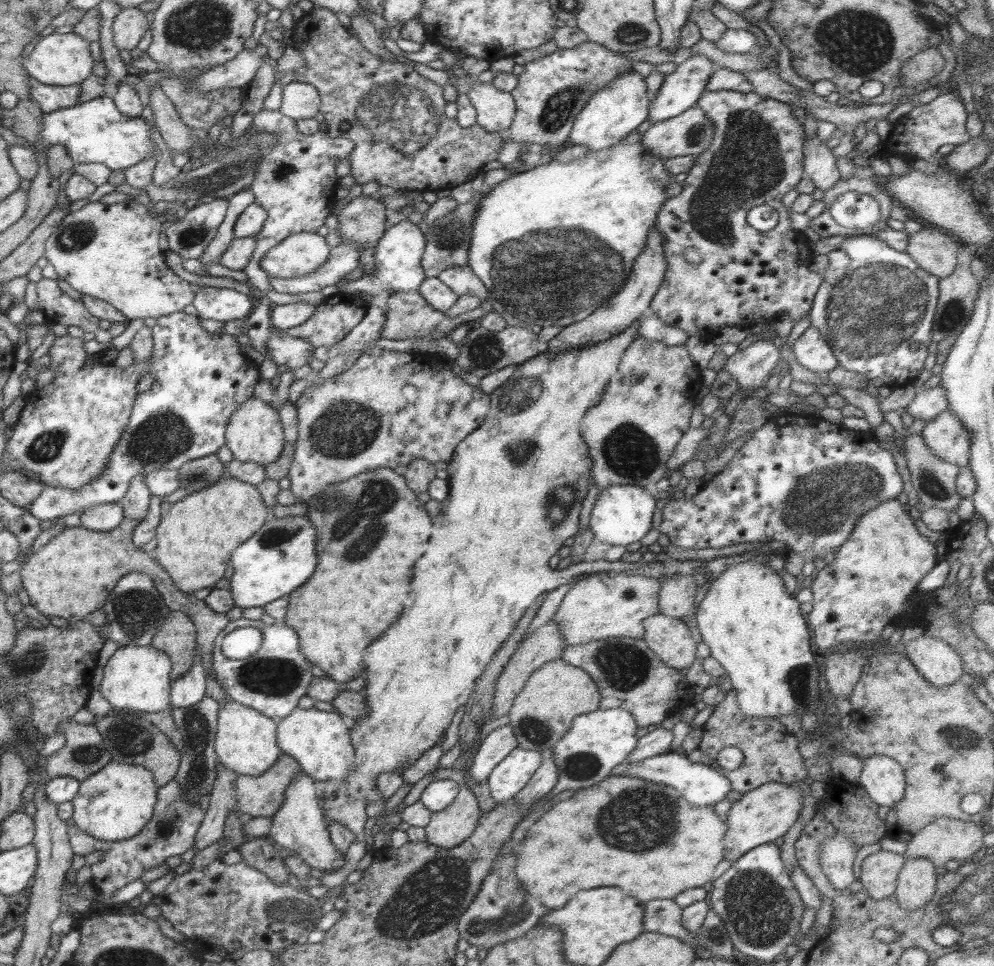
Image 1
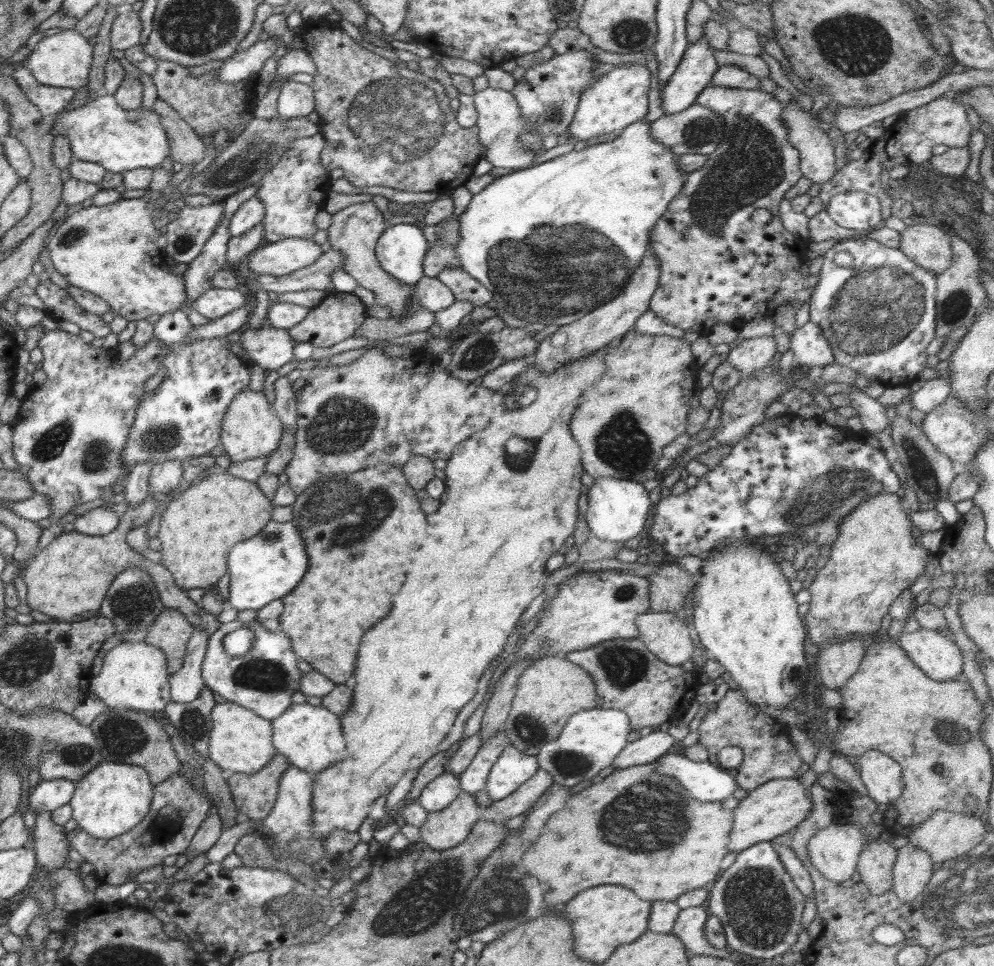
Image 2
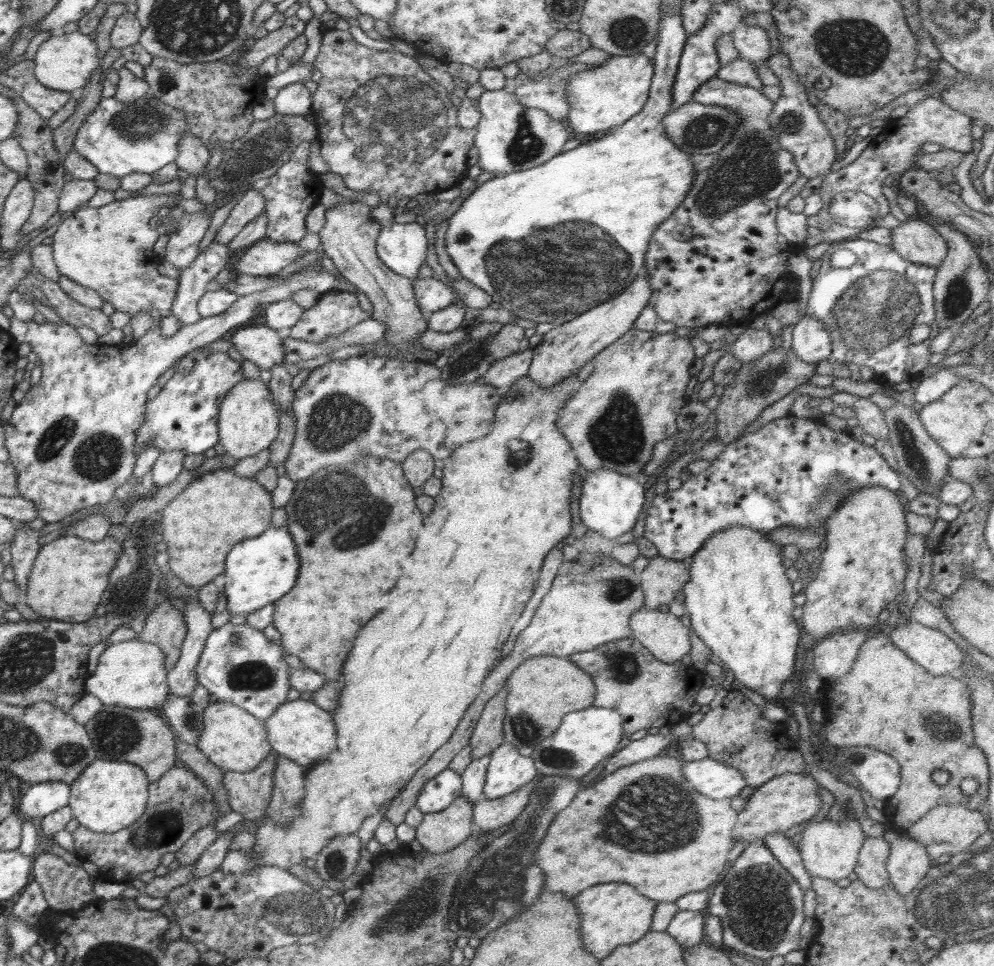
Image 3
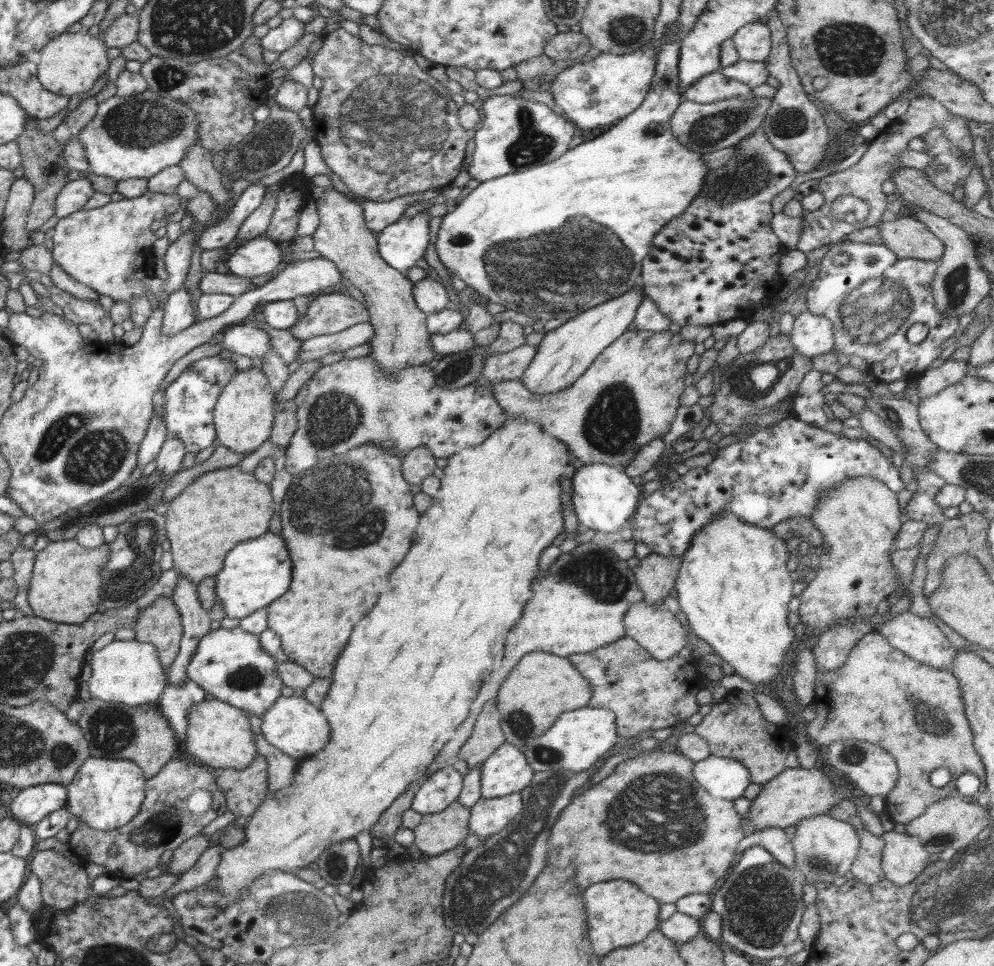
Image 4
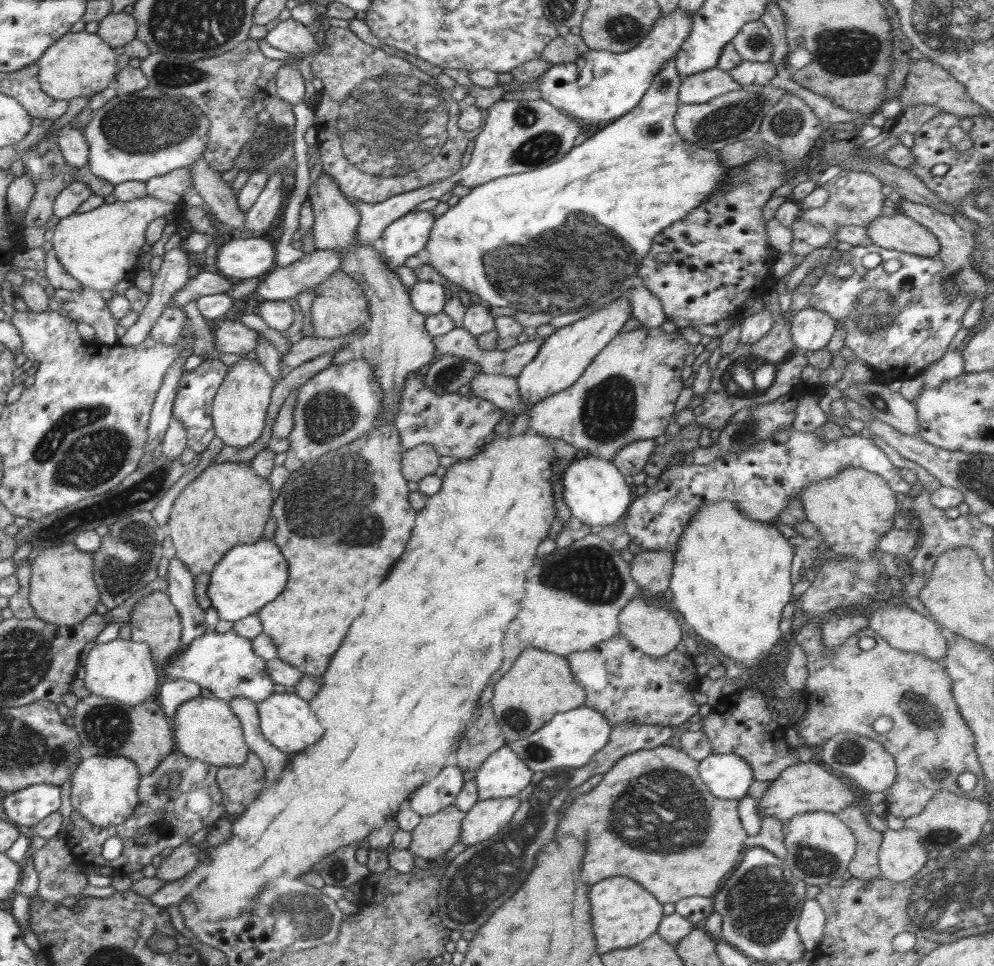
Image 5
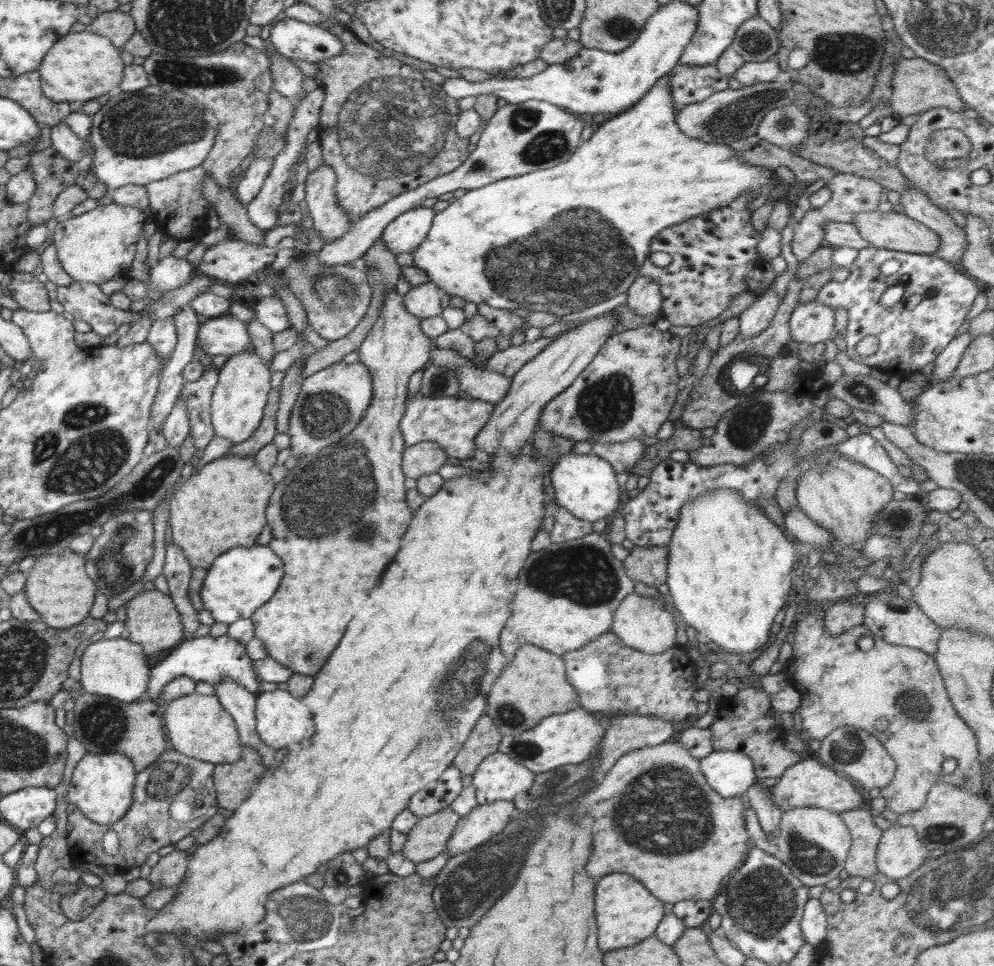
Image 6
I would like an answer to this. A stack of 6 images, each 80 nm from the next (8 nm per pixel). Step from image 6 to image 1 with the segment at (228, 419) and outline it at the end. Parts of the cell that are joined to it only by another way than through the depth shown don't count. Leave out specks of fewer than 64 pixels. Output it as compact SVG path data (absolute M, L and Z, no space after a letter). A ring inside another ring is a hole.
M254 396L245 400L231 414L225 437L225 444L232 451L234 459L253 462L263 467L272 464L280 456L286 441L277 407Z

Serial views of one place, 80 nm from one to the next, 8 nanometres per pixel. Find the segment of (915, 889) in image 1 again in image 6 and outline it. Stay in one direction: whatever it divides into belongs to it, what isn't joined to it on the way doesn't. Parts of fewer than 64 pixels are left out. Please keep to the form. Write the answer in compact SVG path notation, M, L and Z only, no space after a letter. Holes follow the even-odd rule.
M892 824L890 828L882 831L877 846L877 870L891 879L904 878L925 863L925 860L929 858L928 851L920 842L917 832L912 827Z

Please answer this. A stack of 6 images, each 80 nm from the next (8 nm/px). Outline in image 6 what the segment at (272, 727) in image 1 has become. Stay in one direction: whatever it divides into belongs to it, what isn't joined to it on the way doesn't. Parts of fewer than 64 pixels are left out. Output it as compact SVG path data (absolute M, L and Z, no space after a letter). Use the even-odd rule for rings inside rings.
M197 691L186 694L168 702L164 708L164 726L168 737L169 748L188 757L215 764L226 764L237 761L242 756L242 742L238 735L236 722L220 705L216 696L203 696Z

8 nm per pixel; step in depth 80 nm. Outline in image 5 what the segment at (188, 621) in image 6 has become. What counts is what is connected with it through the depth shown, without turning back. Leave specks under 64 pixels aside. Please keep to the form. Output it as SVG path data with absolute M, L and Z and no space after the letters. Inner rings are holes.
M172 557L167 568L168 589L165 592L171 603L176 607L181 620L181 653L199 636L205 633L205 610L200 608L196 600L194 576L189 568L178 559Z

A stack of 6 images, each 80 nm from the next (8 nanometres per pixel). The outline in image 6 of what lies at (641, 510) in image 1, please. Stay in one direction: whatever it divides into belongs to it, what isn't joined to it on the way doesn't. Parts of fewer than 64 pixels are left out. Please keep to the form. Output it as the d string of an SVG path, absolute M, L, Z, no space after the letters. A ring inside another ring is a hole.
M570 453L561 456L549 472L550 484L554 487L559 508L569 510L576 518L596 522L605 518L608 522L620 512L626 497L616 481L616 472L607 460L593 455Z

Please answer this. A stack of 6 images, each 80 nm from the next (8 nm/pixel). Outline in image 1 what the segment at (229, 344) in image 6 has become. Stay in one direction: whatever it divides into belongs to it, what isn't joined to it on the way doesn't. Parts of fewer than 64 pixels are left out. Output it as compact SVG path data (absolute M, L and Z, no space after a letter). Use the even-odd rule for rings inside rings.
M284 332L271 333L266 340L267 354L272 356L277 365L286 364L291 369L295 369L304 364L309 364L313 354L309 340L303 338L291 337Z

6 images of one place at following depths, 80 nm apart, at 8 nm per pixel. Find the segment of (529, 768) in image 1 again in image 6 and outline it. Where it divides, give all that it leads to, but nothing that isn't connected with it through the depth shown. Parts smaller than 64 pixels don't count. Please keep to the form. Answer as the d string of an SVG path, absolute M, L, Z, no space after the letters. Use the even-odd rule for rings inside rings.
M496 751L481 760L472 775L478 805L494 801L514 801L520 792L532 788L535 773L512 760L503 752Z

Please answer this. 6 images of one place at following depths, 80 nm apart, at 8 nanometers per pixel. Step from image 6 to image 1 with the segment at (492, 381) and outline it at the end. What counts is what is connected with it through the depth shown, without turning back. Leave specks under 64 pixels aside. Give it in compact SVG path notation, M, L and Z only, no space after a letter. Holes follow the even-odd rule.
M638 337L624 351L618 372L610 378L604 400L592 406L580 422L580 434L584 436L592 456L592 479L599 490L608 485L621 484L652 489L662 478L668 477L667 460L684 433L690 429L690 417L695 398L701 388L701 369L692 360L685 345L666 346L658 341Z

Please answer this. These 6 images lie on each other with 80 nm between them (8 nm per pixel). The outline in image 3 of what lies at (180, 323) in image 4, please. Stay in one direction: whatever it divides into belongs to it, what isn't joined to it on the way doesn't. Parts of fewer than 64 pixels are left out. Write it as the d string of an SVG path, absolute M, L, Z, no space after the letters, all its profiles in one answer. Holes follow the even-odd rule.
M212 242L204 252L182 271L170 313L182 325L194 324L201 319L197 309L199 298L212 287L217 274L226 269L232 254L229 248Z

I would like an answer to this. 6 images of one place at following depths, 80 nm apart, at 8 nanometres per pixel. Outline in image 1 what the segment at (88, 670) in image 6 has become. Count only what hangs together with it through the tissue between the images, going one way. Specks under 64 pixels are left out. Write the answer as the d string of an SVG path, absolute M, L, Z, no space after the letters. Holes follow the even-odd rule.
M120 646L104 666L100 694L114 711L162 712L171 707L172 661L162 650L148 646Z

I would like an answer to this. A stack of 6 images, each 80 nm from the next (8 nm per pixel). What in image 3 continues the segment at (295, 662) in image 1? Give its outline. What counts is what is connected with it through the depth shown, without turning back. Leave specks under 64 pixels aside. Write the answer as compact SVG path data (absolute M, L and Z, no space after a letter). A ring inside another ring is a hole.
M227 623L208 635L204 650L196 665L198 684L218 697L218 701L234 704L260 721L270 718L284 702L288 701L292 668L284 661L286 652L264 636L262 630L246 623ZM239 636L239 642L235 641Z

